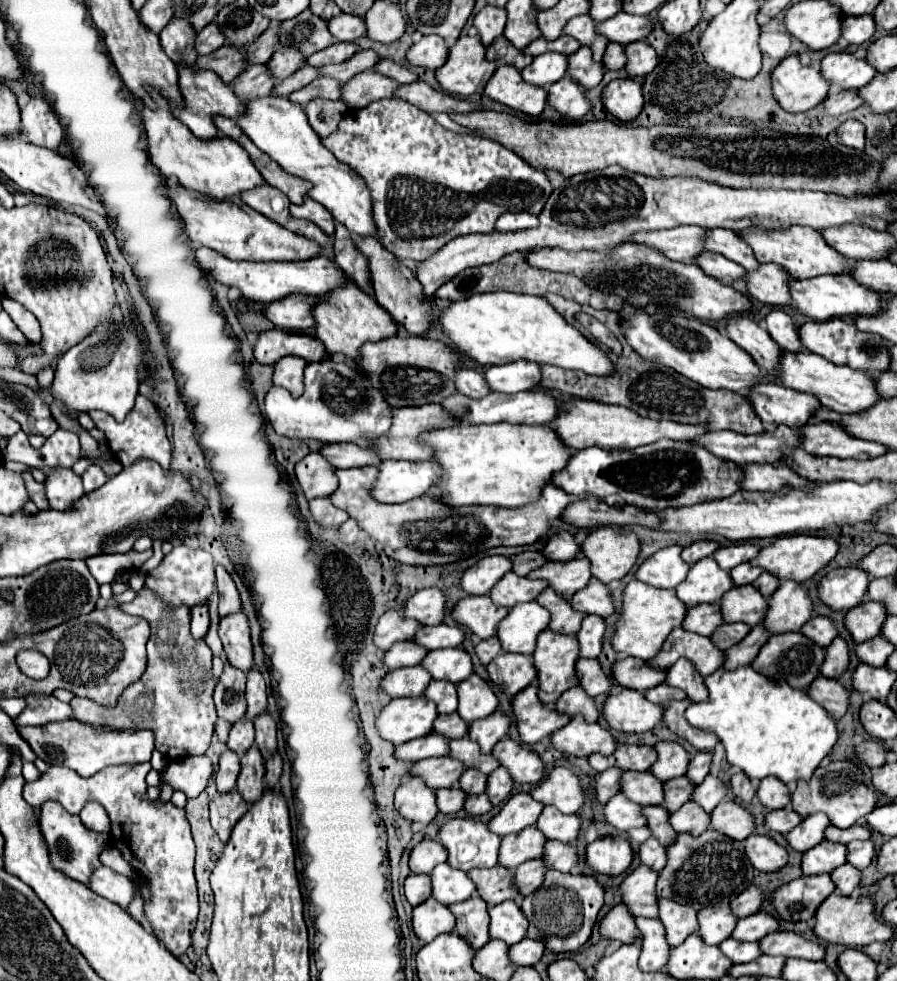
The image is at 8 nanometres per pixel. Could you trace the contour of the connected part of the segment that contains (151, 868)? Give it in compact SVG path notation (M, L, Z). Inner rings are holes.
M151 763L141 767L107 767L93 777L81 777L69 767L51 765L37 781L25 783L23 797L29 805L39 807L53 799L59 801L69 813L77 815L89 801L97 801L109 815L111 831L109 845L119 849L129 865L141 873L149 885L149 899L145 901L143 913L151 923L153 933L165 943L165 947L181 957L191 945L191 933L195 929L199 901L197 885L193 875L195 843L189 831L185 809L171 803L147 799L145 775L151 771Z

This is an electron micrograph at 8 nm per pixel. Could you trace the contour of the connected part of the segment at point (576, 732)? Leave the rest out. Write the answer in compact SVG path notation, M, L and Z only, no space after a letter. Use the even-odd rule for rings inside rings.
M579 715L551 735L551 745L563 755L573 757L589 757L591 753L611 755L611 751L617 747L607 729L603 729L599 723L583 723Z

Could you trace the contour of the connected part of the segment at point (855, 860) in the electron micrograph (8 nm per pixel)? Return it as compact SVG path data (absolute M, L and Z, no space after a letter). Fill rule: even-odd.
M871 839L851 841L847 845L847 863L851 863L857 869L865 869L871 863L873 855L875 855L875 847L873 847Z

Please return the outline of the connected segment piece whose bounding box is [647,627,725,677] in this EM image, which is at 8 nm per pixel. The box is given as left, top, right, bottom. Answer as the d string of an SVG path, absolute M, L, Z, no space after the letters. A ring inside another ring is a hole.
M677 627L667 635L659 653L655 657L651 657L647 663L651 663L651 667L655 667L655 669L665 671L681 657L689 659L703 677L717 671L725 659L723 651L719 651L711 643L709 637L703 637L703 635L697 635L697 633Z

